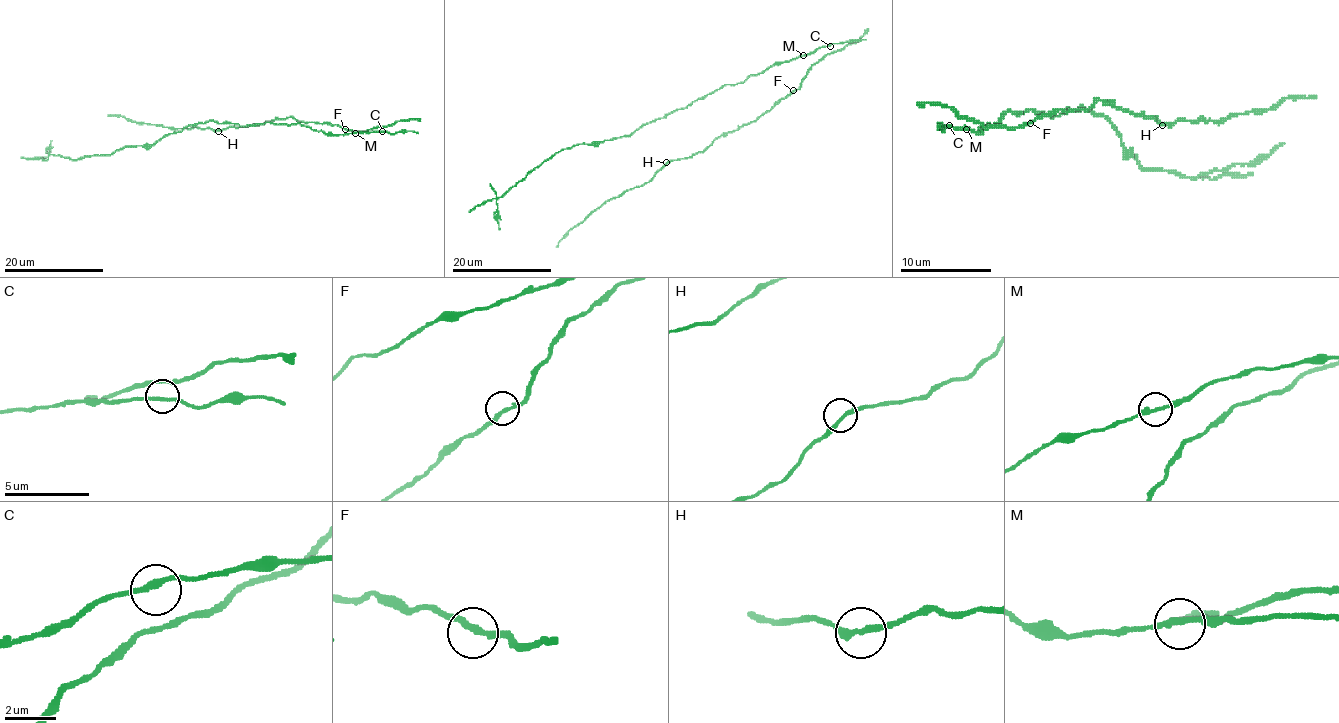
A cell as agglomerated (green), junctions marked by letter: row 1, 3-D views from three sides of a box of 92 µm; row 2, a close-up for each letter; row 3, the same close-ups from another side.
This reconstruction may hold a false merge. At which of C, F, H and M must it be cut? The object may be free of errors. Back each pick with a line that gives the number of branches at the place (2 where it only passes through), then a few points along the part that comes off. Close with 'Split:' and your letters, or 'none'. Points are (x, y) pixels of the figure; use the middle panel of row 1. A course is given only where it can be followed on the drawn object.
Split: none

